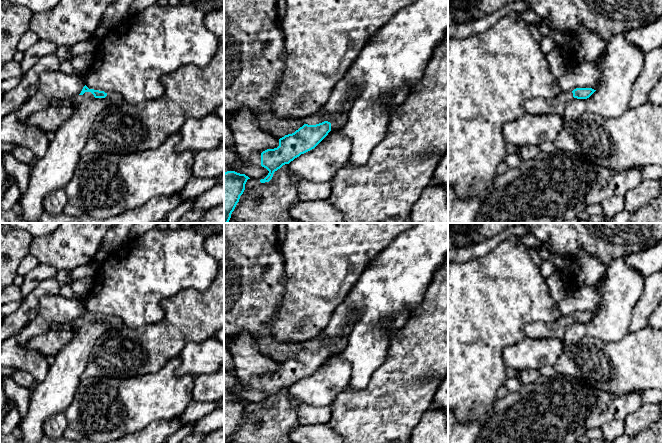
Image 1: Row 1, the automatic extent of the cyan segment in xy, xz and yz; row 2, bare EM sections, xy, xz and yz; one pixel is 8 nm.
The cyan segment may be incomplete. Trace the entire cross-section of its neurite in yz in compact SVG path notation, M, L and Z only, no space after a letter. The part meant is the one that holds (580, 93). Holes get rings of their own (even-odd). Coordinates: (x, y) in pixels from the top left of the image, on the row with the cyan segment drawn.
M576 88L573 91L561 92L555 98L533 98L523 103L523 108L528 114L538 115L563 115L567 104L573 99L587 99L596 90L592 88Z

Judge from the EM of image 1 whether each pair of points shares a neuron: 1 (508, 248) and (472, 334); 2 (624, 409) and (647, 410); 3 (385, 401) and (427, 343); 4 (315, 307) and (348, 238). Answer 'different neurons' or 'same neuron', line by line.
1: same neuron
2: different neurons
3: same neuron
4: same neuron

